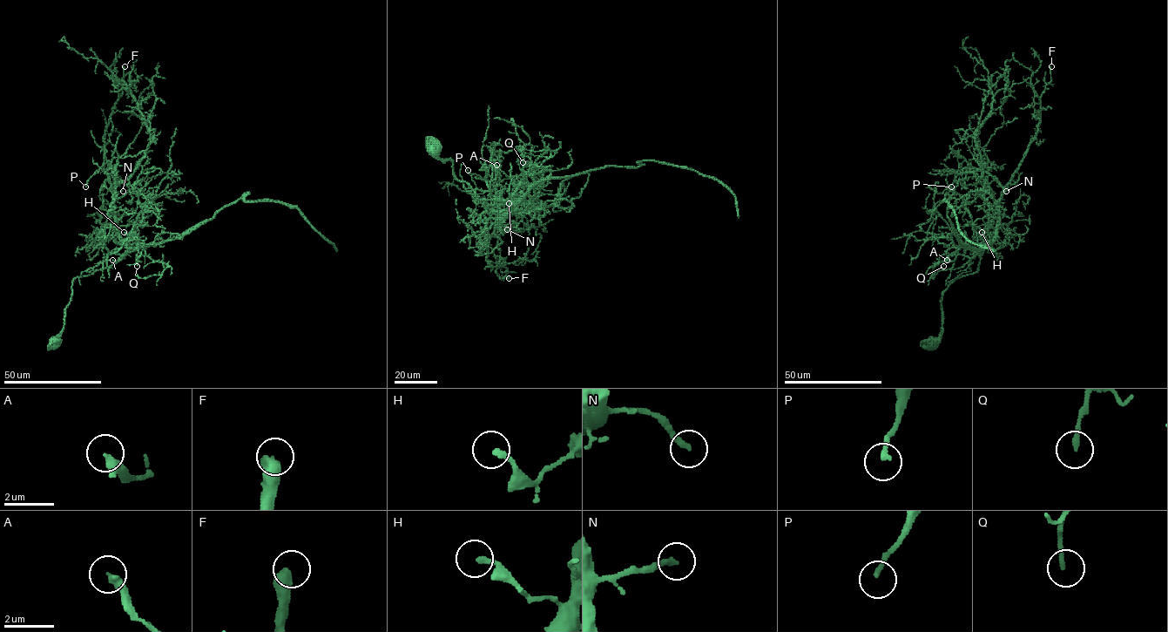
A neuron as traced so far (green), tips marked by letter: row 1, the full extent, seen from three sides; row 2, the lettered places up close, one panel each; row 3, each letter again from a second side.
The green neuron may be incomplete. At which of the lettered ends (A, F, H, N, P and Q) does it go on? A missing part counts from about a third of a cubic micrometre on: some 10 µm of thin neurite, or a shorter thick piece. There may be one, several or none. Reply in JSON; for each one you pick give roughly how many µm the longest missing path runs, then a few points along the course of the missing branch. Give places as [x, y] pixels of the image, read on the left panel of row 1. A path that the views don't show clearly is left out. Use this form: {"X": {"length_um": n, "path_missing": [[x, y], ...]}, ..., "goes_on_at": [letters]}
{"F": {"length_um": 20, "path_missing": [[124, 66], [123, 57], [131, 41]]}, "N": {"length_um": 20}, "goes_on_at": ["F", "N"]}

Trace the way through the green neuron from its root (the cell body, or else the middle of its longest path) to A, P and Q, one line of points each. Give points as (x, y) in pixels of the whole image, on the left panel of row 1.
A: (55, 342), (64, 323), (72, 282), (77, 277), (112, 266), (126, 253), (118, 261), (112, 260)
P: (55, 342), (64, 323), (72, 282), (112, 266), (127, 251), (118, 235), (111, 163), (97, 170), (85, 186)
Q: (55, 342), (64, 323), (72, 282), (77, 277), (112, 266), (134, 248), (138, 248), (137, 266)

